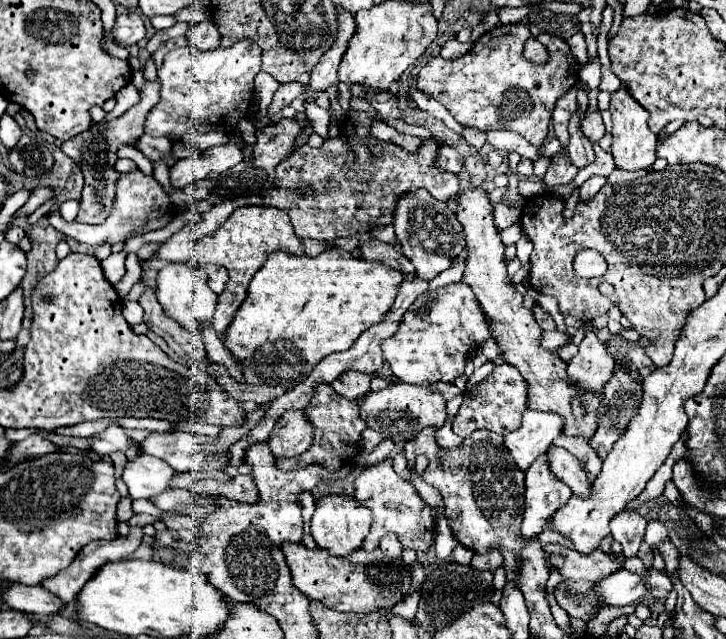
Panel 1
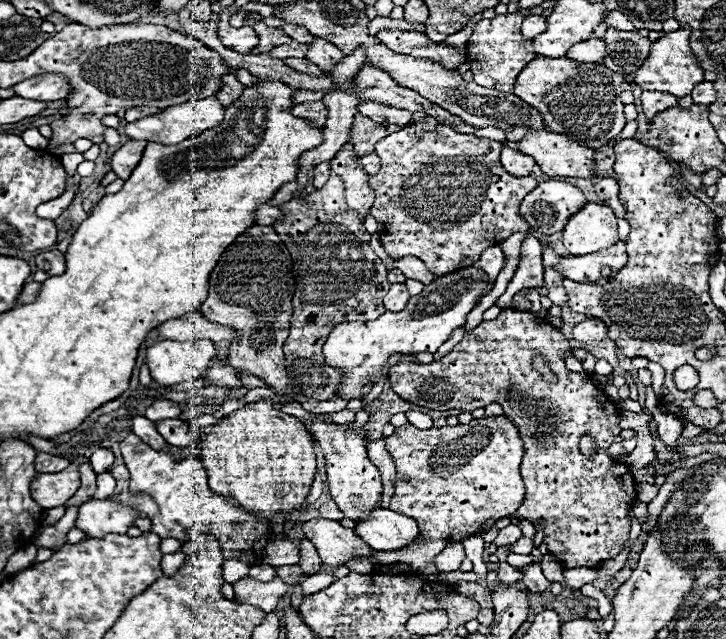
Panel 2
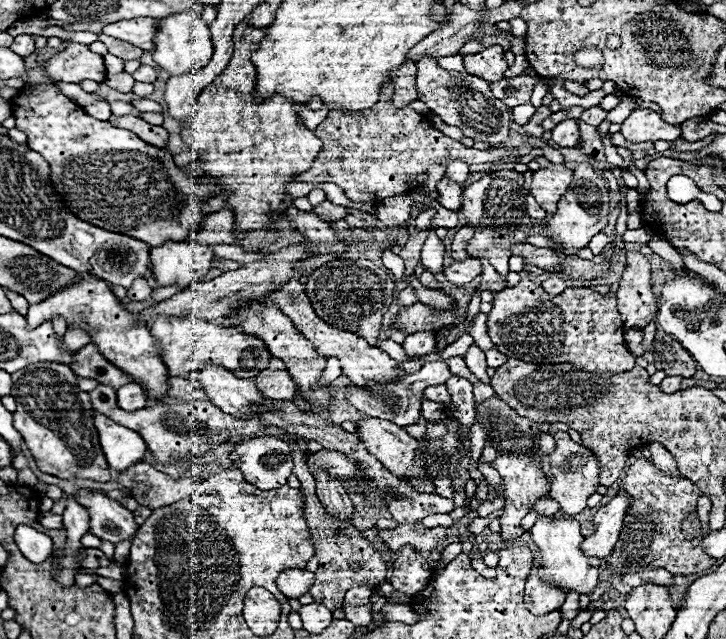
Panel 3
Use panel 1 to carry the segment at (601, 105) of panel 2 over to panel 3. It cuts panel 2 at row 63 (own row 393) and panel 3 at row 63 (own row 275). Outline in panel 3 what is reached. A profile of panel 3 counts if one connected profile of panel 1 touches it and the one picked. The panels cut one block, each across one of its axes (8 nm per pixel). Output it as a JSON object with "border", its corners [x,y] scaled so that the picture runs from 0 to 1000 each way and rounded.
{"border":[[[675,72],[658,85],[639,88],[642,113],[658,122],[669,122],[672,128],[686,128],[694,122],[694,110],[700,110],[700,97],[694,94],[691,72]]]}

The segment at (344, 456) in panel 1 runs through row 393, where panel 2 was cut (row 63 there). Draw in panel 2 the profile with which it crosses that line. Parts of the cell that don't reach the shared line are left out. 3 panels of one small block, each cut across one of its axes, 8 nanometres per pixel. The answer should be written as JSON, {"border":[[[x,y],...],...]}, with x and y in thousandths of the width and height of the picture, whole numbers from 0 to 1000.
{"border":[[[433,59],[424,75],[421,94],[433,97],[435,103],[444,103],[444,110],[455,113],[471,94],[471,78],[463,75],[460,69],[455,69],[449,59]]]}

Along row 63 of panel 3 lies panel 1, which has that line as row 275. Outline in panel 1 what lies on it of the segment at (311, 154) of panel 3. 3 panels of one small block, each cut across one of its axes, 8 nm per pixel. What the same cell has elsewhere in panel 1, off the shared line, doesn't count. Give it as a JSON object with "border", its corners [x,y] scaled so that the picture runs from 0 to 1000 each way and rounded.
{"border":[[[333,322],[322,329],[322,335],[317,335],[317,341],[300,360],[275,372],[267,391],[270,391],[273,410],[309,416],[317,429],[317,441],[311,444],[311,454],[300,463],[300,476],[295,488],[295,516],[303,532],[311,529],[311,516],[322,498],[320,491],[325,491],[325,485],[333,479],[342,444],[347,432],[353,429],[353,423],[366,410],[366,404],[377,391],[397,391],[402,397],[419,397],[419,385],[413,372],[405,366],[397,335],[375,322]]]}

